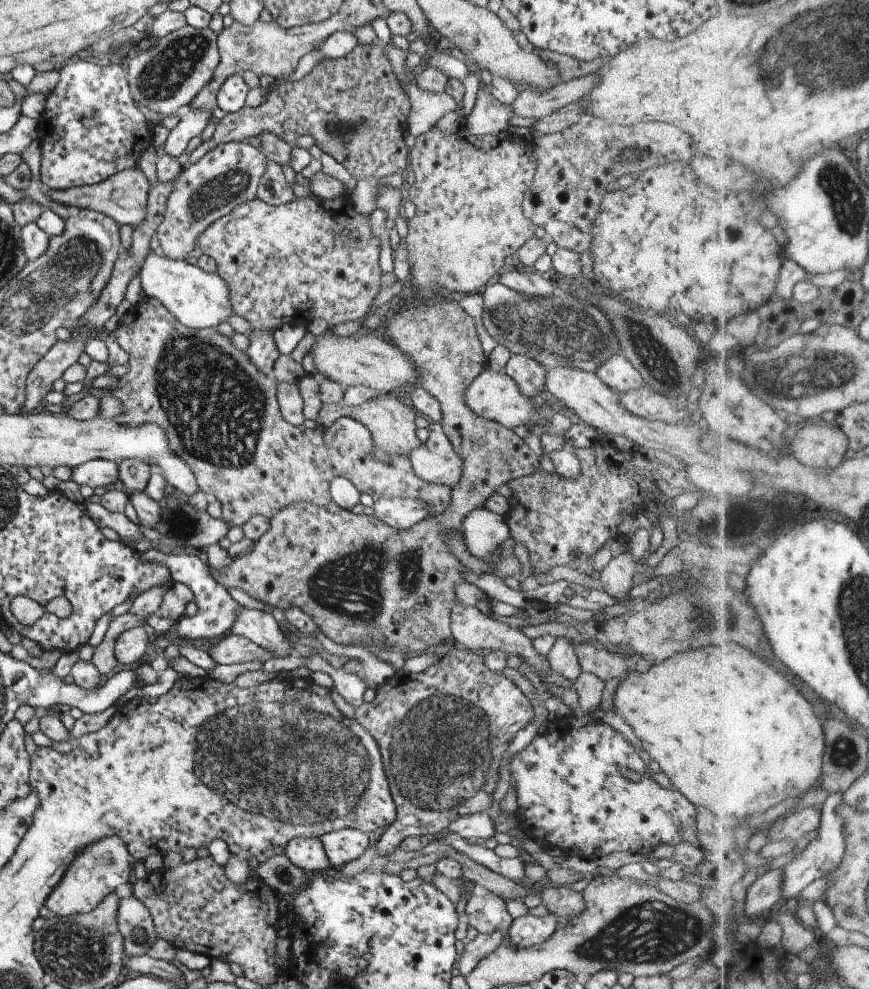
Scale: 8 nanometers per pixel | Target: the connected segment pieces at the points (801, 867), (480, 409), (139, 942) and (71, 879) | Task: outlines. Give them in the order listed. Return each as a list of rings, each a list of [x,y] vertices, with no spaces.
[[[845,792],[832,793],[823,810],[823,823],[816,837],[798,856],[783,868],[783,896],[788,898],[802,894],[817,878],[829,876],[845,861],[847,853],[847,820],[838,814],[838,807],[845,802]]]
[[[489,366],[472,381],[472,384],[466,388],[463,394],[466,404],[479,417],[500,423],[506,428],[514,428],[514,426],[526,426],[532,424],[532,430],[536,425],[544,424],[551,416],[552,409],[547,406],[545,412],[534,412],[534,400],[521,393],[518,385],[508,376],[493,372]]]
[[[134,896],[121,898],[117,910],[117,923],[123,936],[126,957],[146,955],[158,940],[152,915]]]
[[[117,836],[100,839],[88,845],[67,868],[62,880],[46,899],[45,906],[60,916],[72,916],[94,910],[120,884],[133,879],[132,856],[125,842]]]

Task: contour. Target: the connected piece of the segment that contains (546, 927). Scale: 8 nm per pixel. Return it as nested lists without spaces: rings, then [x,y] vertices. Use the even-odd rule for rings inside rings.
[[[550,913],[544,917],[525,915],[513,919],[509,930],[513,945],[521,949],[548,940],[559,926],[557,917]]]

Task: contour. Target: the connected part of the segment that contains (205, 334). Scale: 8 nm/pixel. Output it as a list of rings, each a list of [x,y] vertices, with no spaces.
[[[148,297],[140,301],[136,306],[133,306],[131,312],[125,314],[119,320],[119,327],[112,332],[117,336],[117,341],[120,346],[129,354],[128,373],[118,377],[115,381],[116,388],[108,390],[114,398],[118,398],[123,403],[125,412],[116,418],[117,424],[137,427],[144,423],[154,423],[166,433],[169,440],[170,450],[176,456],[184,459],[189,467],[193,470],[199,490],[202,490],[210,499],[218,499],[222,504],[222,515],[227,524],[231,527],[242,526],[250,517],[254,515],[262,515],[264,518],[271,519],[279,510],[285,506],[294,504],[300,501],[310,501],[318,506],[326,506],[332,502],[331,498],[331,482],[336,477],[344,477],[354,483],[358,492],[370,494],[373,500],[381,498],[409,498],[426,501],[431,506],[431,514],[437,515],[443,513],[447,506],[451,503],[451,489],[449,486],[434,484],[422,480],[412,468],[411,460],[406,456],[395,456],[390,465],[383,464],[375,456],[376,448],[373,444],[371,432],[361,422],[350,417],[340,417],[336,419],[330,426],[325,428],[316,427],[315,429],[297,427],[290,424],[280,412],[277,401],[277,383],[278,381],[272,377],[265,375],[258,370],[255,364],[249,360],[248,355],[234,347],[230,337],[222,335],[217,327],[205,329],[191,329],[184,326],[157,298]]]

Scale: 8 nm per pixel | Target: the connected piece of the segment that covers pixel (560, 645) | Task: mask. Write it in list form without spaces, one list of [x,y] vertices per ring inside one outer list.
[[[557,637],[552,649],[546,656],[546,661],[552,672],[564,676],[573,684],[582,672],[581,666],[575,653],[572,642],[566,637]]]

